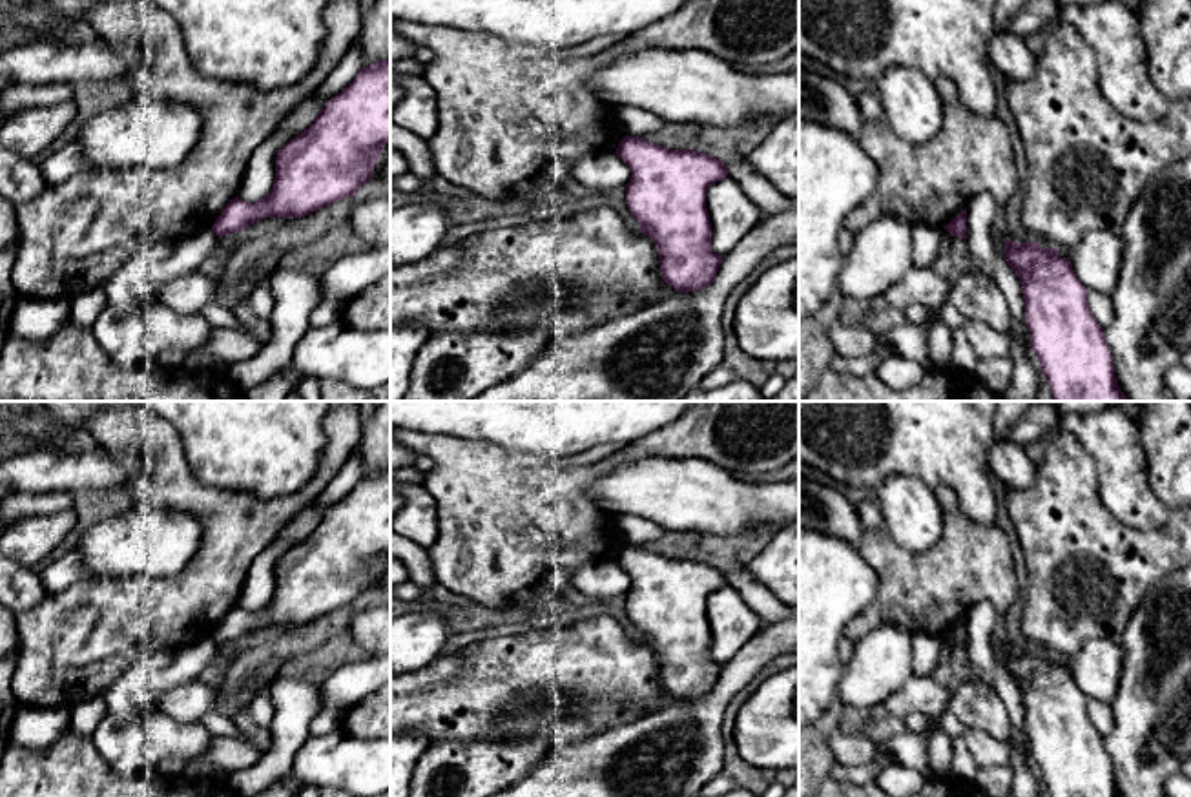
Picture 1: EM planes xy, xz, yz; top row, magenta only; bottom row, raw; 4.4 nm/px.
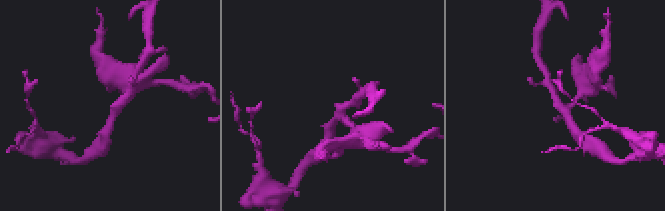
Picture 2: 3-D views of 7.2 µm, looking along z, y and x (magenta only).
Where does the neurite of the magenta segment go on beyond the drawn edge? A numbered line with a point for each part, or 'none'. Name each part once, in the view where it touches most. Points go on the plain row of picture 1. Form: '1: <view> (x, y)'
none

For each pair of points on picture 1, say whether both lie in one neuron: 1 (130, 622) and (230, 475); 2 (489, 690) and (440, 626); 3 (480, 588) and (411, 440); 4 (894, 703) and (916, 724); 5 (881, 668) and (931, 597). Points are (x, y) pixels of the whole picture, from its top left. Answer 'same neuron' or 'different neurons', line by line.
1: different neurons
2: different neurons
3: same neuron
4: different neurons
5: different neurons

